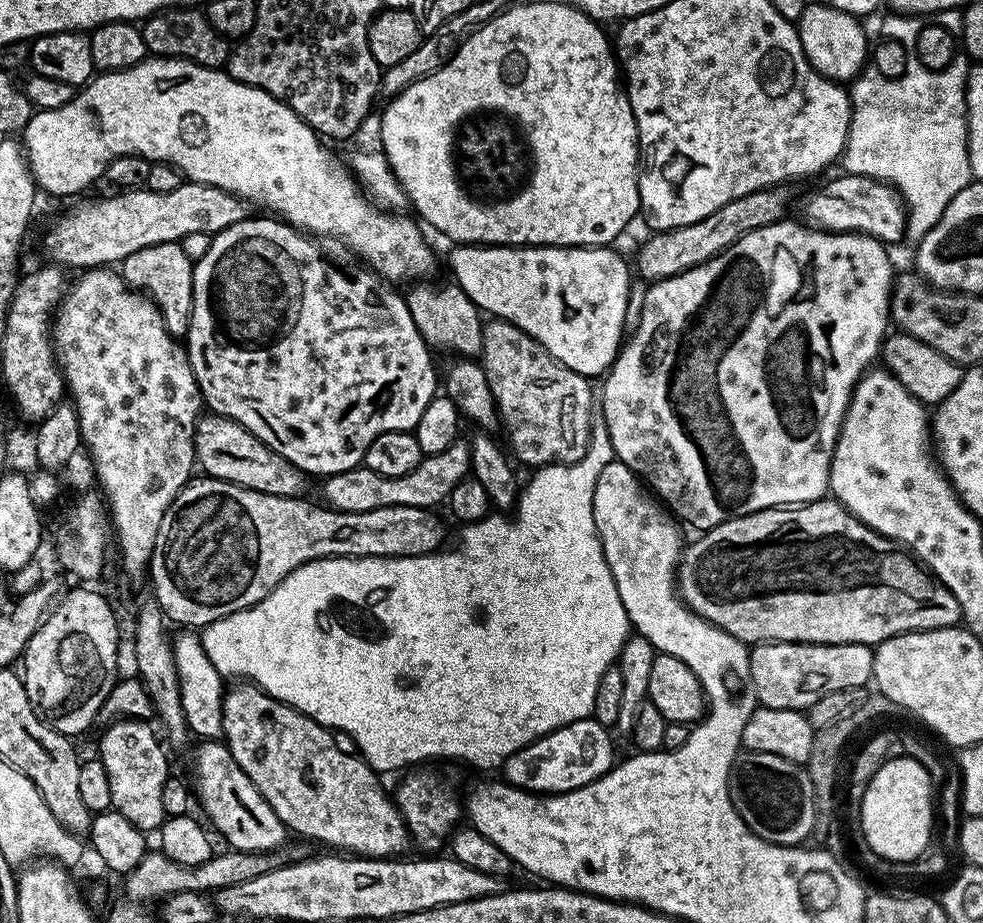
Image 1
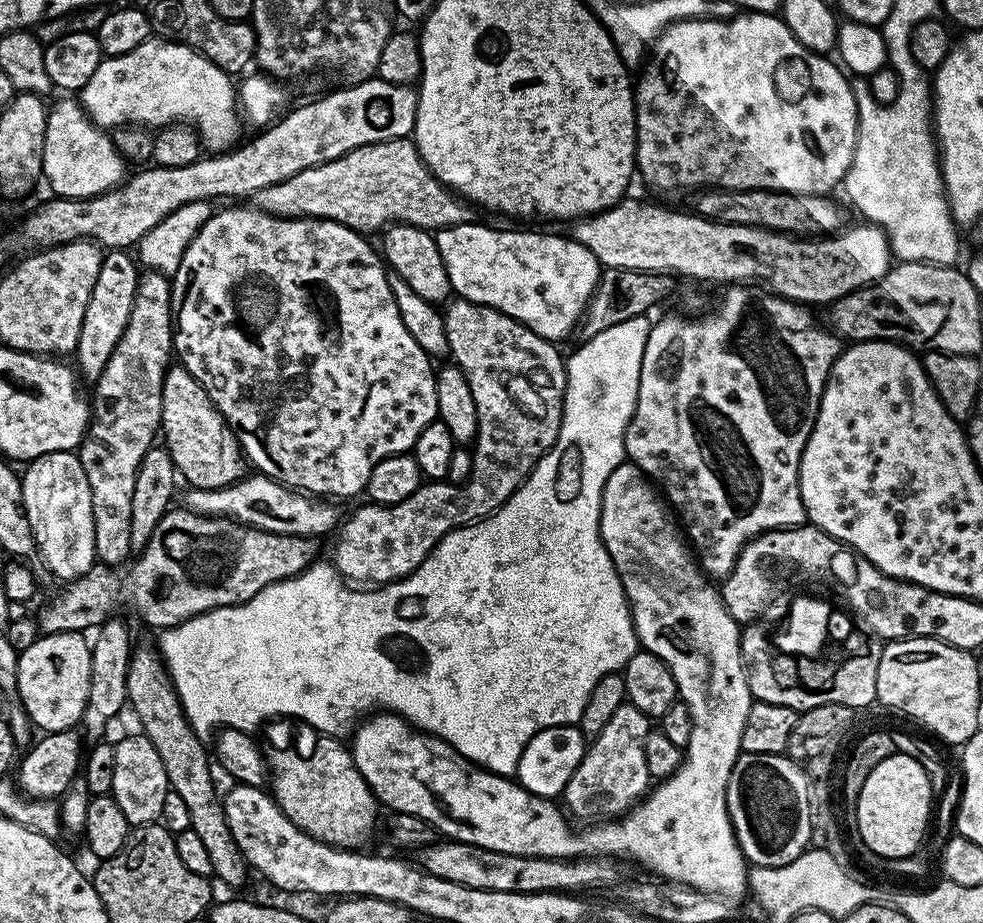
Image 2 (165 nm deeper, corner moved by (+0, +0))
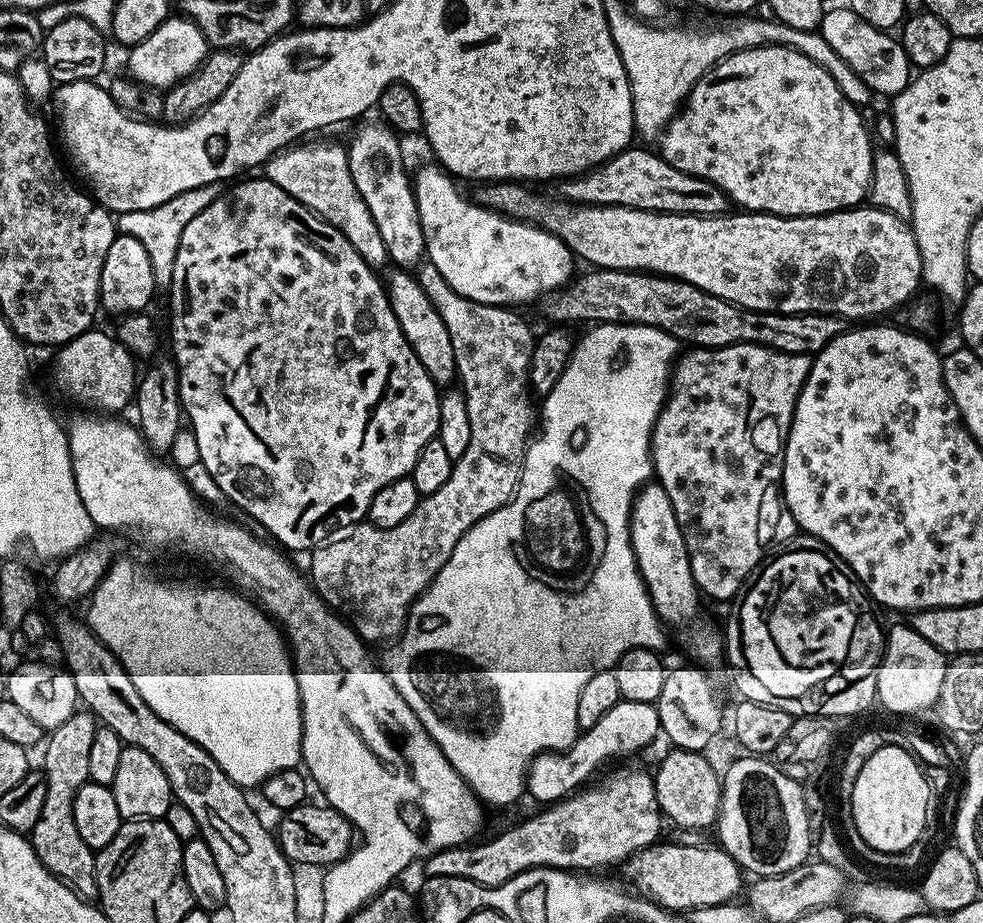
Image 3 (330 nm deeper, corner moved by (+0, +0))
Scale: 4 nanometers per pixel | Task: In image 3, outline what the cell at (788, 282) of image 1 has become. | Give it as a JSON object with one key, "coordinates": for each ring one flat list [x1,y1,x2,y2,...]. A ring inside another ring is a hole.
{"coordinates":[[735,344,725,348,693,347,688,353,675,361,670,373,670,387,663,408,652,427,652,471,655,479,670,494,670,502,674,506,674,514,678,518,678,526,682,530,682,538,686,542,686,550,690,558,690,570,694,574,696,587,705,597,713,596,716,600,728,600,739,593,749,579,748,572,755,573,765,559,777,546,797,535,796,519,792,511,784,505,784,447,788,441,788,431,794,418,796,403,800,397,802,386,812,368,812,360,807,356,786,354,773,348,765,348,763,344]]}

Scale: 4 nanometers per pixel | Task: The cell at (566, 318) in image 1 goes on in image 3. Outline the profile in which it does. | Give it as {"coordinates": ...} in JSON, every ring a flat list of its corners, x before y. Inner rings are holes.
{"coordinates":[[432,164,414,172,414,191,424,235,424,251,427,263,435,266,438,274,442,274,442,278,458,294,483,304,520,306,516,304,539,301,545,294,555,292,573,279,574,257,557,236,535,228,532,224,523,224,521,220,500,216,476,203,475,199,468,197,467,200,456,189,457,181,445,169]]}

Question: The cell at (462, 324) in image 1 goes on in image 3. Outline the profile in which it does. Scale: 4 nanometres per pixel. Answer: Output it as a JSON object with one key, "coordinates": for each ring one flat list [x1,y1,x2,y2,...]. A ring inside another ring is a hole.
{"coordinates":[[383,122,377,124,364,124,352,136,352,141,347,141,348,165,350,174,354,177,354,186,358,186,358,194,369,208,374,222,378,226,378,234,382,234,382,242,386,242,389,261,404,270,412,270,425,259,424,235,418,218,416,193,410,172,404,169,404,152,400,149,401,137]]}

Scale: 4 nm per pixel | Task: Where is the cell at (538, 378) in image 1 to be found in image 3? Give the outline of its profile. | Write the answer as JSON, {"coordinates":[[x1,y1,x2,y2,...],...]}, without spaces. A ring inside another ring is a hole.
{"coordinates":[[430,263,419,265,418,279,422,290,426,290,426,298,434,302,434,310,442,314,442,322,446,322,450,342,454,345,456,375,459,383,464,383,462,391,466,414,470,414,470,446,466,446,466,454,462,454,462,458,454,461,446,486,438,486,438,490,421,495,418,506,414,506,414,514,410,514,410,518,402,518,398,526,379,528,361,522,312,549,310,583,316,595,329,608,343,613,365,642,399,637,404,630,408,609,427,590,438,570,446,566,454,546,458,546,460,536,515,496,516,487,520,484,520,471,524,468,524,453,528,451,533,435,533,397,528,387,528,367,534,343,531,326,516,313,519,311,499,304,474,302,458,294]]}

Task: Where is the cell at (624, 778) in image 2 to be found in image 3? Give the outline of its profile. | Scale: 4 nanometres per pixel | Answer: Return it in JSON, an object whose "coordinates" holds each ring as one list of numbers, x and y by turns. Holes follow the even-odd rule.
{"coordinates":[[620,768,617,770,617,772,610,773,609,776,606,777,605,780,601,782,601,784,596,784,593,786,593,788,588,788,588,789,587,788,588,787,585,787,583,790,580,790,580,791,585,790,585,792,580,792,577,794,577,796,570,797,569,800,560,800,557,802,557,804,550,805,549,808,545,810,545,812,540,812,537,814,537,816,532,816,529,818,529,820,524,820,521,822,521,824,516,824,513,826,513,828,508,828,505,830,505,832,498,833,497,836,493,838,493,840,484,840,481,842,481,844,476,844,477,842,459,844,458,846,454,846,453,848,447,848,446,850,442,850,441,852,435,852,435,854,433,854,430,857,427,857,427,859,423,861,424,864,423,875,425,877,441,876,442,878,470,878,470,882,478,882,484,888,497,888,498,886,502,886,506,882,510,882,510,878,514,878,518,874,522,874,523,872,525,872,526,870,530,870,531,868,562,868,565,870,584,870,580,868,608,868,611,866,611,864,616,864,616,866,620,866,623,865,624,861,629,860,629,858,631,858,634,853,642,851,643,848,649,848,650,845,657,843,657,841,661,839,660,820,662,821,662,813,660,811,660,807,658,806,658,802,656,801,656,786,654,783,654,776,651,771,643,772,643,770,640,768]]}

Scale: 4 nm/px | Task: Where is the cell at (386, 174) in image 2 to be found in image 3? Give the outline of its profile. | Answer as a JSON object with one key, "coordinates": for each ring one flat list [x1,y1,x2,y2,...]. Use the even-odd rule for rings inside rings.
{"coordinates":[[514,180,484,182,474,193,476,203,532,224,557,236,572,252,597,268,624,268,627,272,646,272,671,276,698,286,723,300,729,300,759,312,833,312,848,322,864,322,867,316,903,309,917,295,922,284,924,263,918,250,916,235,907,219,881,208,857,206,825,216,771,216,768,212,741,211,740,216,679,216,677,212,647,212,626,206,594,206,572,204,563,198,551,200,530,192]]}

